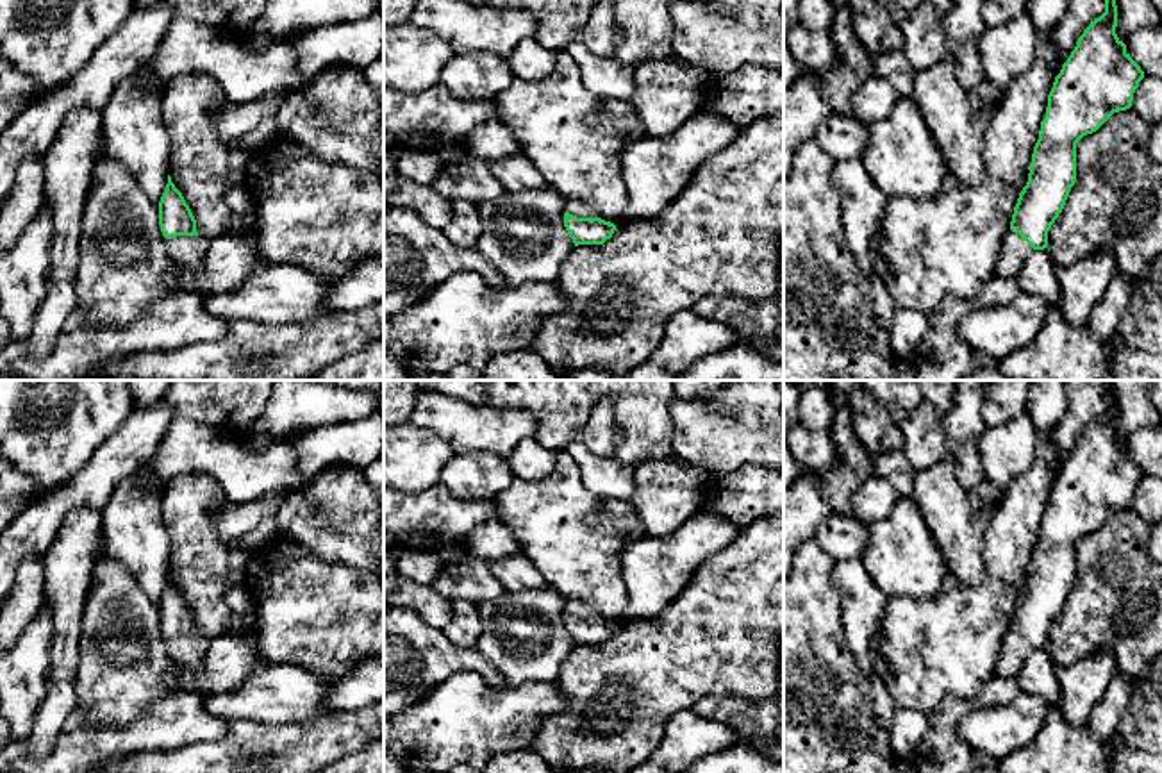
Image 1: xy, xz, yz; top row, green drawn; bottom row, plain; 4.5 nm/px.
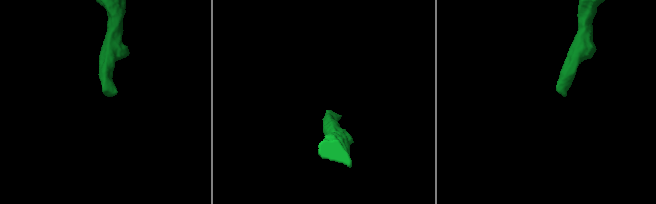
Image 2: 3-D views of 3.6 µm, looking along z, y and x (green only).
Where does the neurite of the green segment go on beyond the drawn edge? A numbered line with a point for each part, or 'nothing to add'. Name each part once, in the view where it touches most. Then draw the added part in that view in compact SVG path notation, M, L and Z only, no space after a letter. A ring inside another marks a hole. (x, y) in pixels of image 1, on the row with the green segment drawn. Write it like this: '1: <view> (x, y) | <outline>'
1: xz (575, 207) | M578 200L566 202L566 211L577 218L602 218L598 211Z

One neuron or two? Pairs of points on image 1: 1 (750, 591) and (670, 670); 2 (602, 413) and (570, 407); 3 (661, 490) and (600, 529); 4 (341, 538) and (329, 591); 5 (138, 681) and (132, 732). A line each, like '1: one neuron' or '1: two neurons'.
1: one neuron
2: two neurons
3: two neurons
4: two neurons
5: two neurons

